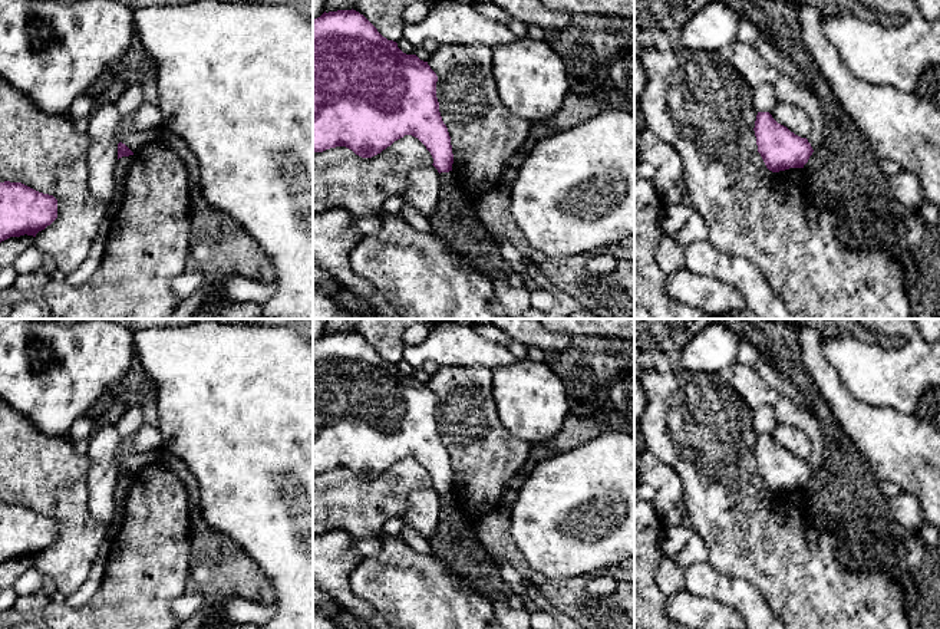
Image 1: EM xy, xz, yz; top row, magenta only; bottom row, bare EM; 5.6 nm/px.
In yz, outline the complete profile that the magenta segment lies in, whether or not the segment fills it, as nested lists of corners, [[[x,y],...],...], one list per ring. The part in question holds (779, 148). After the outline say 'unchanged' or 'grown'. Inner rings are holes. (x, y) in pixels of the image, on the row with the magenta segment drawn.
[[[758,112],[753,131],[758,152],[772,172],[804,168],[814,152],[807,138],[778,124],[769,112]]]; unchanged

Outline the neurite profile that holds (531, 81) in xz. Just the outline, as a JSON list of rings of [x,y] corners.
[[[517,37],[514,43],[492,49],[492,73],[502,103],[518,118],[535,124],[557,113],[570,92],[561,57],[544,40]]]

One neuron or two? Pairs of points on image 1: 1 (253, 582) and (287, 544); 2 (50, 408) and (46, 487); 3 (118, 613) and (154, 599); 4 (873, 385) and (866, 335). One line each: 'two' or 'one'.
1: two
2: two
3: one
4: two

